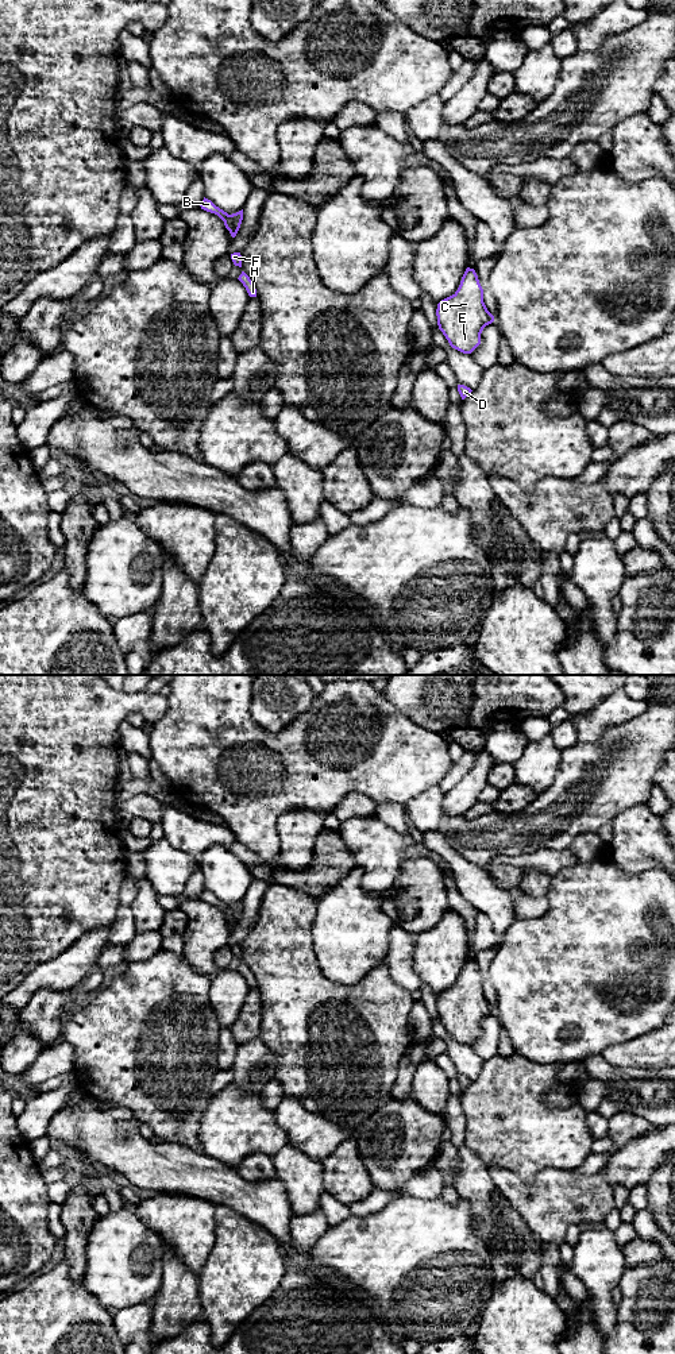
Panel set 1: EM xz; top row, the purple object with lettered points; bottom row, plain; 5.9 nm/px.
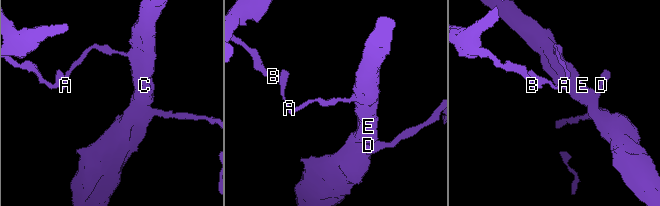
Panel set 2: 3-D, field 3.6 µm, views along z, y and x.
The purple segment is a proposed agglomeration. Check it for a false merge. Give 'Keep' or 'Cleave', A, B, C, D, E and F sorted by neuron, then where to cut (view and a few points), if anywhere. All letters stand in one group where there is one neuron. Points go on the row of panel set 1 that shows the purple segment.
Cleave. Groups: A C D E F / B. Split along xz (228, 215), (232, 223), (231, 234)

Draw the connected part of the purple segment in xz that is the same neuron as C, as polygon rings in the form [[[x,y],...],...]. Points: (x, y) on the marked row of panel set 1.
[[[467,267],[458,290],[437,304],[436,316],[452,348],[471,354],[481,344],[481,333],[494,316],[483,302],[483,289],[474,269]]]

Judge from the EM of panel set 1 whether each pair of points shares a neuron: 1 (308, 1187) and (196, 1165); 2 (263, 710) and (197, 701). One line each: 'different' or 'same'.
1: different
2: different

